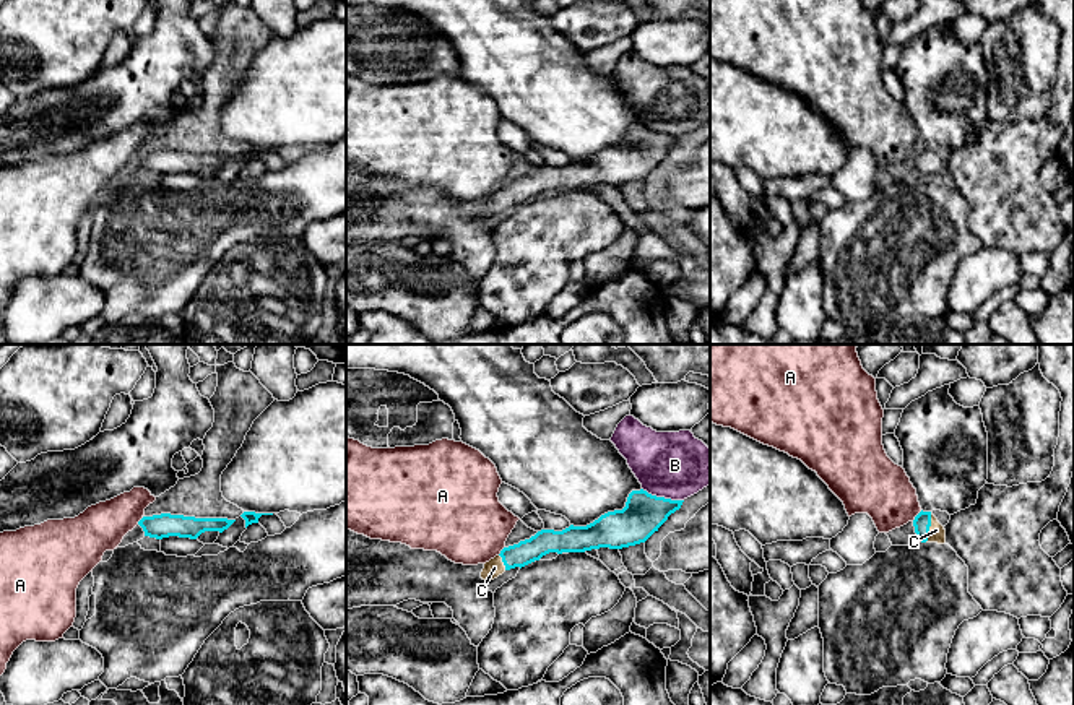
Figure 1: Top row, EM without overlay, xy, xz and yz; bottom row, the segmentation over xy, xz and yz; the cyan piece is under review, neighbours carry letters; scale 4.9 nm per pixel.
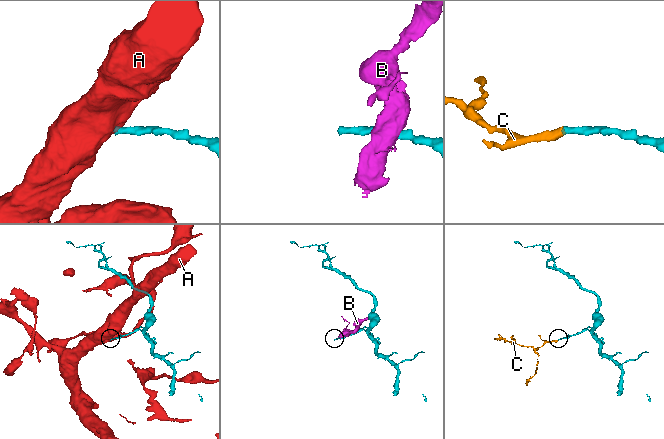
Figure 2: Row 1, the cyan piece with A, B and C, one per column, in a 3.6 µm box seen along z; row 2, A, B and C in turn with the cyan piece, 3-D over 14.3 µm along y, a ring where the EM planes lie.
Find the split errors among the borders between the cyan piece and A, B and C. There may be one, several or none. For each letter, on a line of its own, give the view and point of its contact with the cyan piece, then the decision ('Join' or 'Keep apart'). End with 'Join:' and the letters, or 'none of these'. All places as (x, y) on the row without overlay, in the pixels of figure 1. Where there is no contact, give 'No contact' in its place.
A: Touches cyan at yz (917, 151). Keep apart
B: Touches cyan at xz (663, 134). Keep apart
C: Touches cyan at yz (928, 164). Join
Join: C

